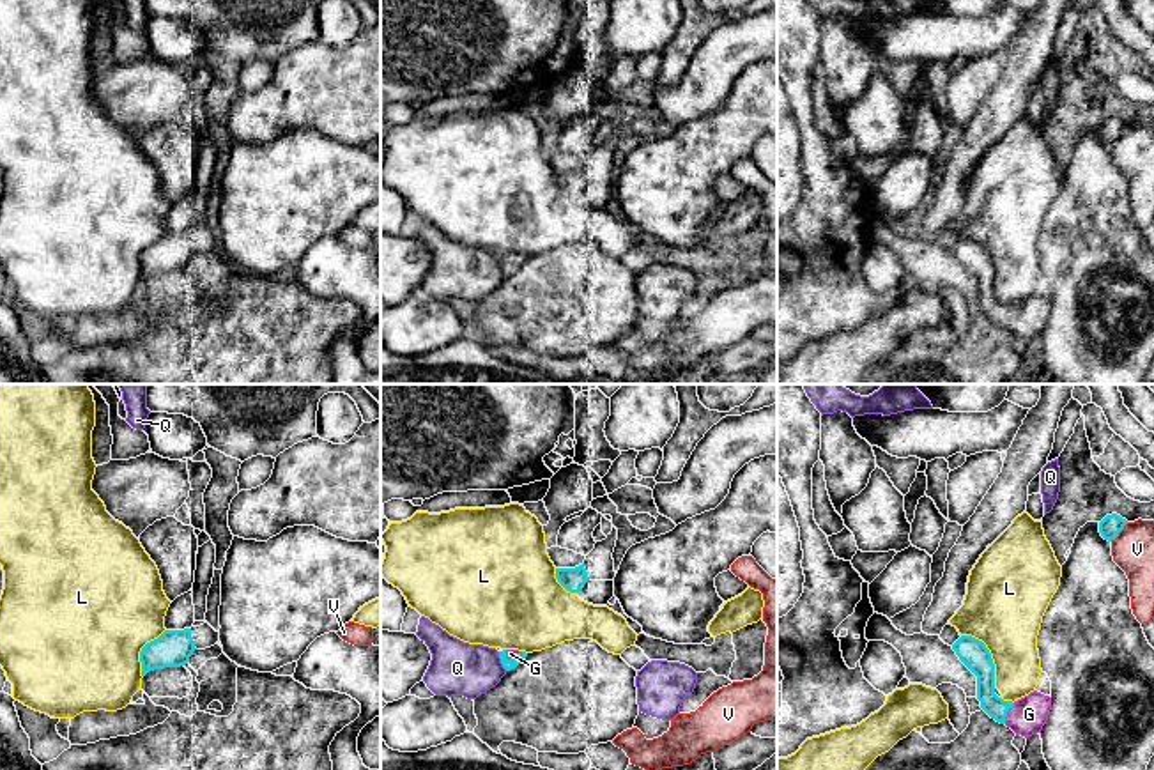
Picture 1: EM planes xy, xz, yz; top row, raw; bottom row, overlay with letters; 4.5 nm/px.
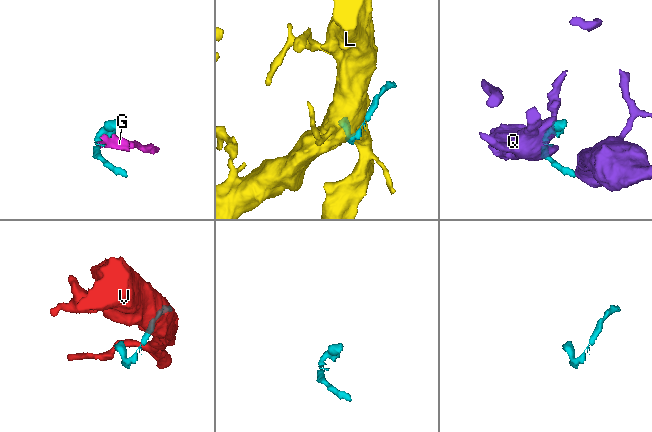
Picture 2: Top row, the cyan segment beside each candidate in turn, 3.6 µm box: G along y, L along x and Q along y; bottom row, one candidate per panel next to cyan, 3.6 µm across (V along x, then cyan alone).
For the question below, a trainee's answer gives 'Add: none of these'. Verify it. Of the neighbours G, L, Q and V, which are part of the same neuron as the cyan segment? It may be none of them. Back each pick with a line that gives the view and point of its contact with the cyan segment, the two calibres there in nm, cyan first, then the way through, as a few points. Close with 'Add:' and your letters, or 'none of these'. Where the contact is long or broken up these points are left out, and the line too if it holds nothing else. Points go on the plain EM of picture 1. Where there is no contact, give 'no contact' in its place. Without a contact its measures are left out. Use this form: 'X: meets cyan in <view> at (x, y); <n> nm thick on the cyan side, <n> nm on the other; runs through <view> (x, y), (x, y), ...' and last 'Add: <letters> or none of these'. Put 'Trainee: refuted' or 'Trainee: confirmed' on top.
Trainee: refuted
G: meets cyan in yz at (1006, 317); 100 nm thick on the cyan side, 160 nm on the other
Add: G

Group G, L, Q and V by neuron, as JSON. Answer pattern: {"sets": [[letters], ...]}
{"sets": [["G"], ["L"], ["Q"], ["V"]]}

